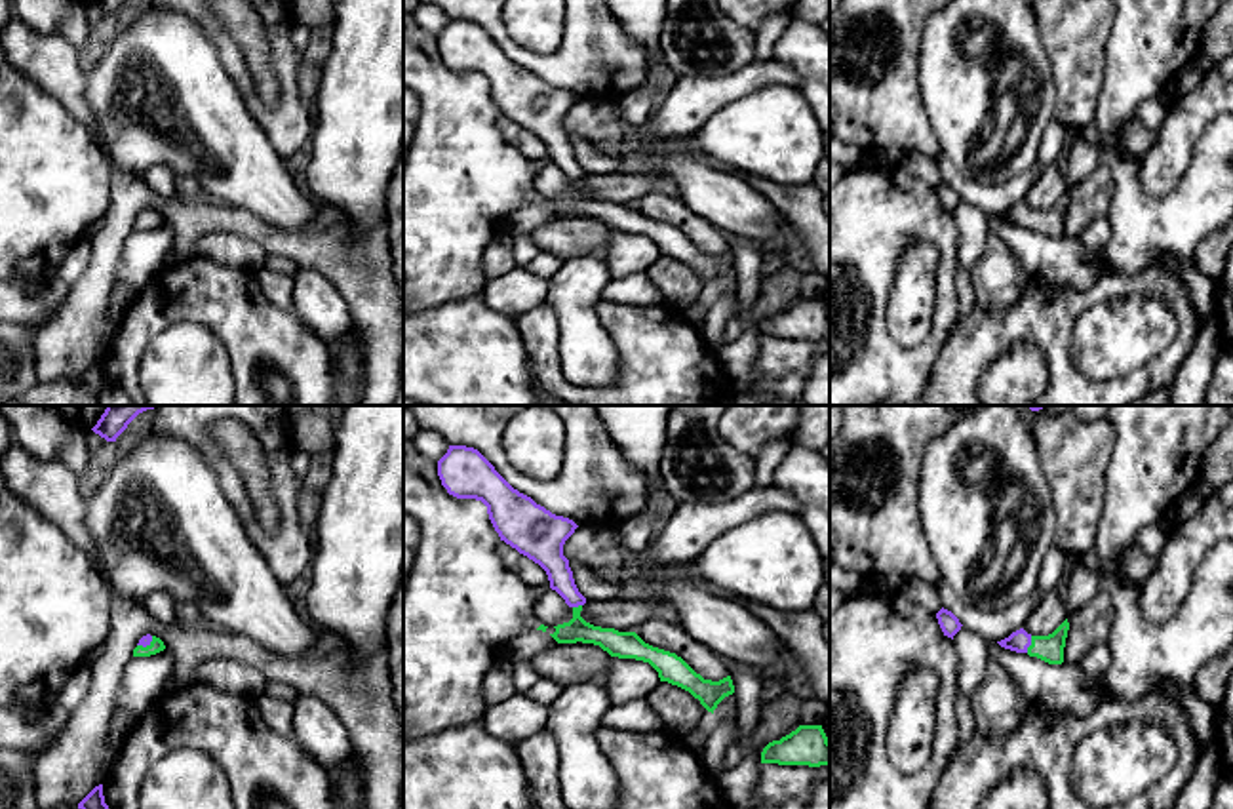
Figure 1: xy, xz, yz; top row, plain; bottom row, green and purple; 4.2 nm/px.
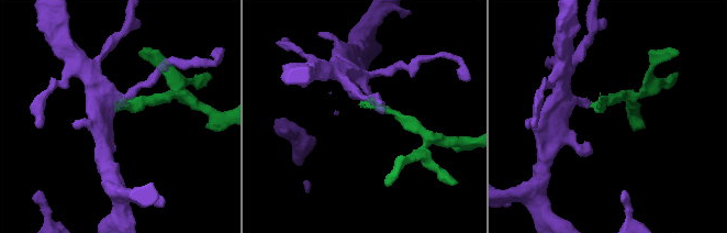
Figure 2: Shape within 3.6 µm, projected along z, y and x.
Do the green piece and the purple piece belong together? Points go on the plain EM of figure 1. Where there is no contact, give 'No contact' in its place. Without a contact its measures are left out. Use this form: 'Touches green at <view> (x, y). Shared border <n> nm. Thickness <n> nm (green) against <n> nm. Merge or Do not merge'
Touches green at yz (1032, 217). Shared border 80 nm. Thickness 110 nm (green) against 90 nm. Merge

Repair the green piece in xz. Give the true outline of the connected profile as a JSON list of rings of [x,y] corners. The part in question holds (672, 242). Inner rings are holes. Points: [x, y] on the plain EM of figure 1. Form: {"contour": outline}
{"contour": [[[449,19],[438,34],[438,49],[449,69],[481,74],[500,114],[546,145],[550,162],[573,183],[573,192],[554,200],[556,206],[550,207],[558,217],[594,217],[611,230],[649,236],[660,255],[689,265],[712,287],[734,266],[731,249],[719,255],[704,253],[681,230],[645,217],[636,206],[586,196],[580,190],[586,171],[578,166],[563,129],[563,118],[578,99],[514,63],[478,23]]]}

